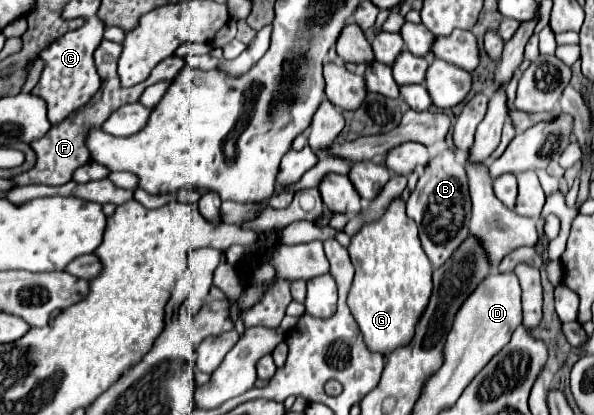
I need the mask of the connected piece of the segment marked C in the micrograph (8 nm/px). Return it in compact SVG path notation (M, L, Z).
M90 16L82 28L58 38L50 48L46 48L40 54L40 58L46 62L46 68L40 76L38 86L32 90L32 94L46 100L48 120L52 126L60 124L72 112L86 106L88 100L98 92L100 76L96 72L92 56L94 56L94 50L98 48L98 44L102 42L102 34L104 34L104 24L96 16Z

